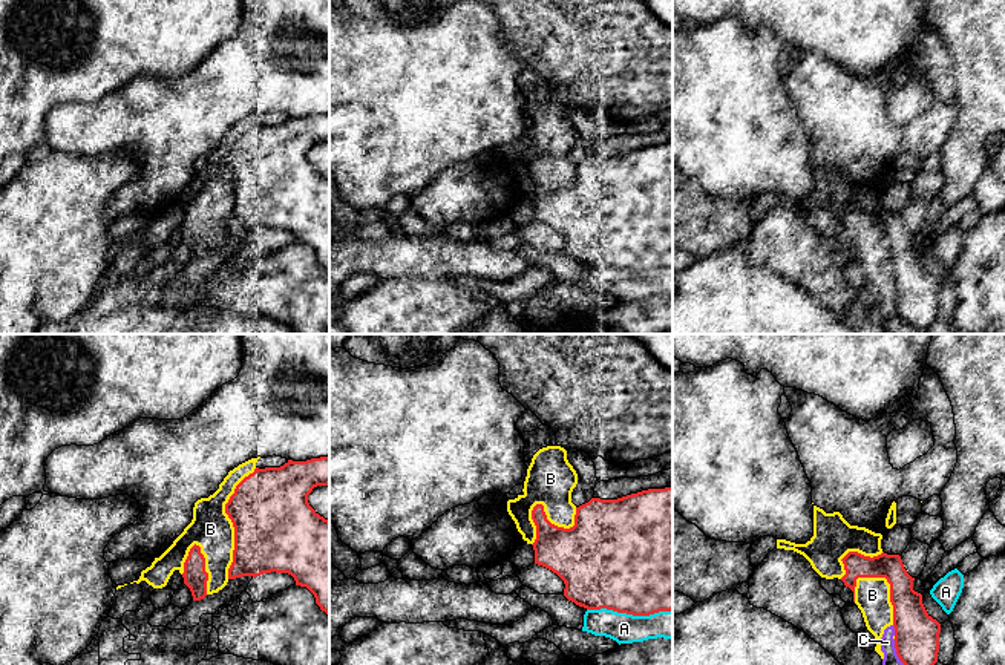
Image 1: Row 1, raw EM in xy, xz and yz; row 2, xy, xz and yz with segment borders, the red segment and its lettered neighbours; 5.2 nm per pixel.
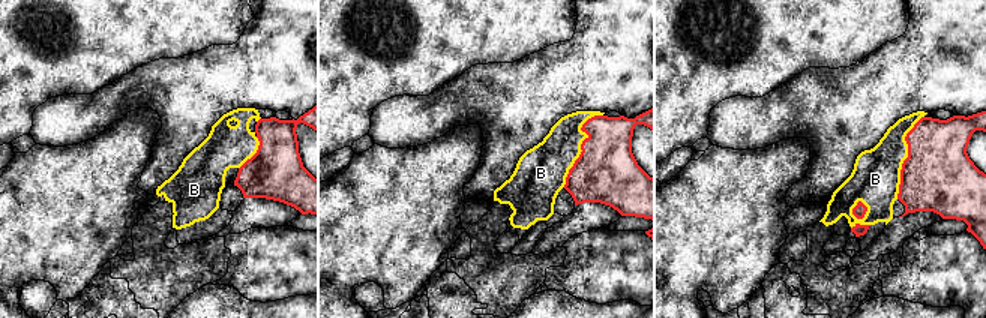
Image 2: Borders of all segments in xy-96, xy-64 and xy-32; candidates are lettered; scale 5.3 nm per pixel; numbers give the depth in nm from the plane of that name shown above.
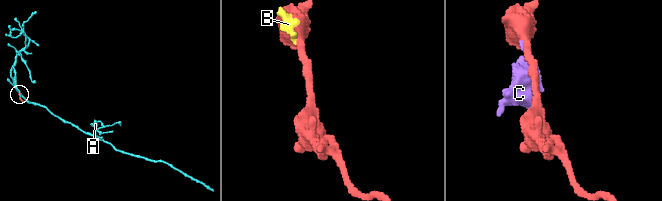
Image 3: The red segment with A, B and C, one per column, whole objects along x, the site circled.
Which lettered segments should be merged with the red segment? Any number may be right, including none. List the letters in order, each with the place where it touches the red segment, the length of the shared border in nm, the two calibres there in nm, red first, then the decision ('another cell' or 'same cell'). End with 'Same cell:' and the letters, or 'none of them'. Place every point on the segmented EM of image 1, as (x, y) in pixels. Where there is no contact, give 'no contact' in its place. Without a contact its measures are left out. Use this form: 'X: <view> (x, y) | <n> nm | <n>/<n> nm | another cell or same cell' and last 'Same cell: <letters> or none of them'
A: xz (630, 613) | 440 nm | 500/160 nm | another cell
B: xy (232, 521) | 600 nm | 440/220 nm | another cell
C: yz (896, 651) | 150 nm | 240/80 nm | another cell
Same cell: none of them

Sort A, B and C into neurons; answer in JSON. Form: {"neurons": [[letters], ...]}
{"neurons": [["A"], ["B", "C"]]}

